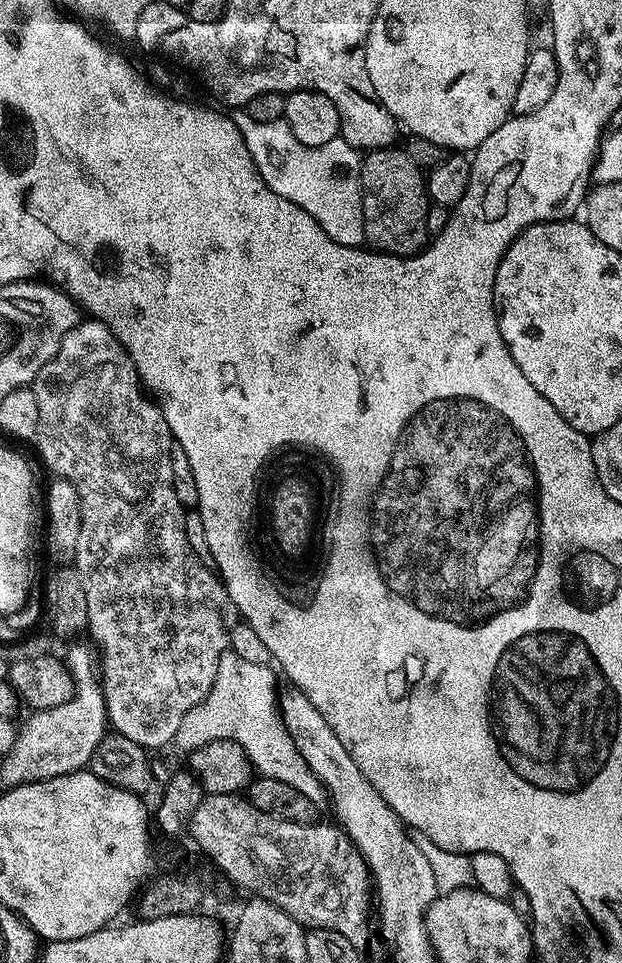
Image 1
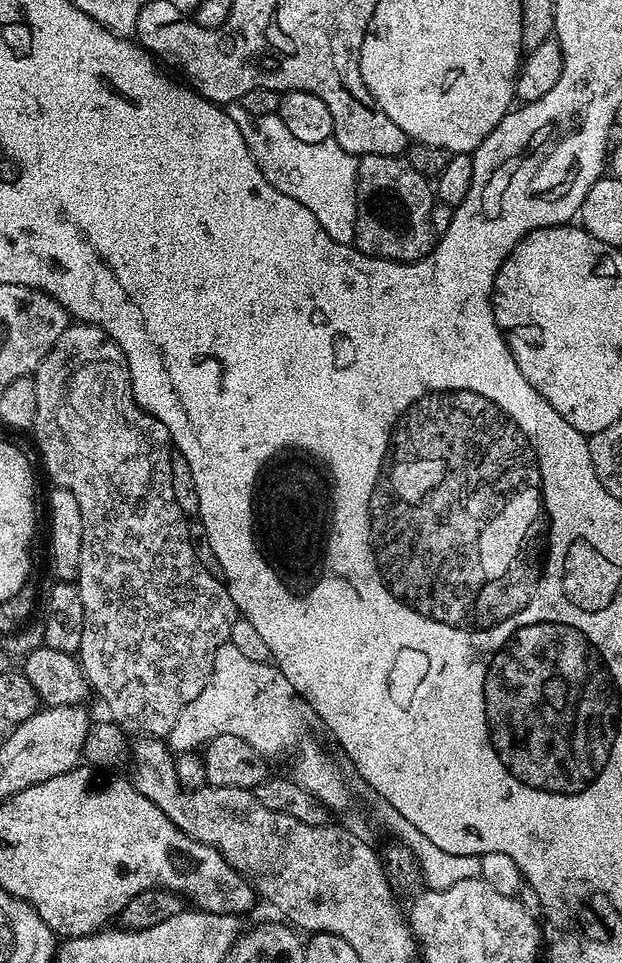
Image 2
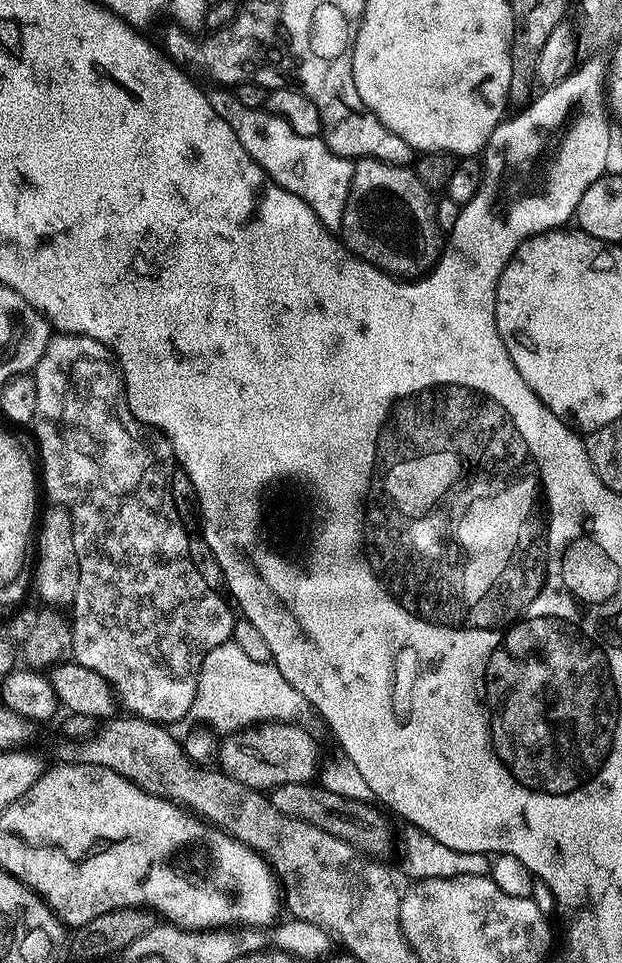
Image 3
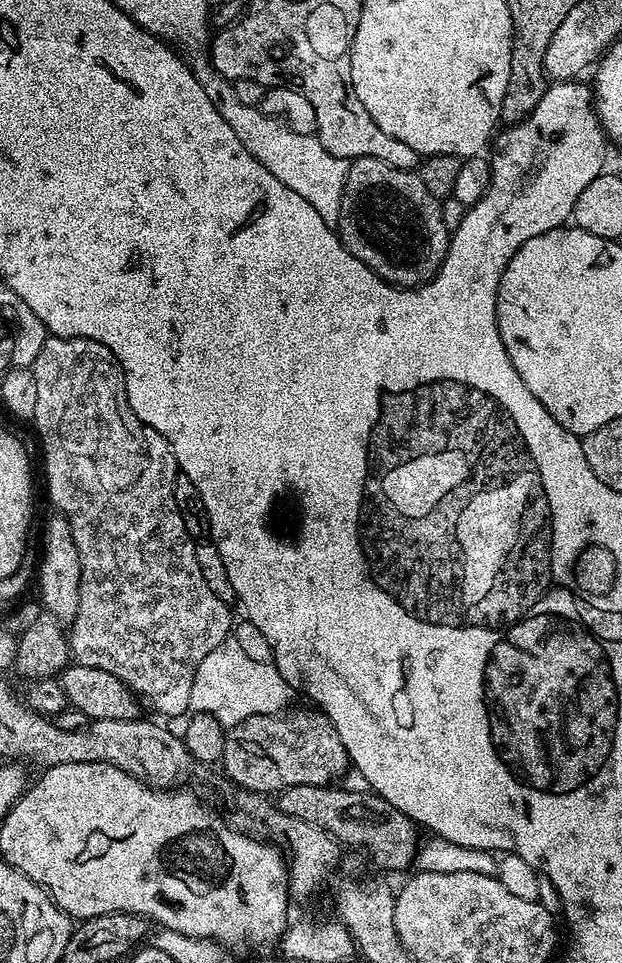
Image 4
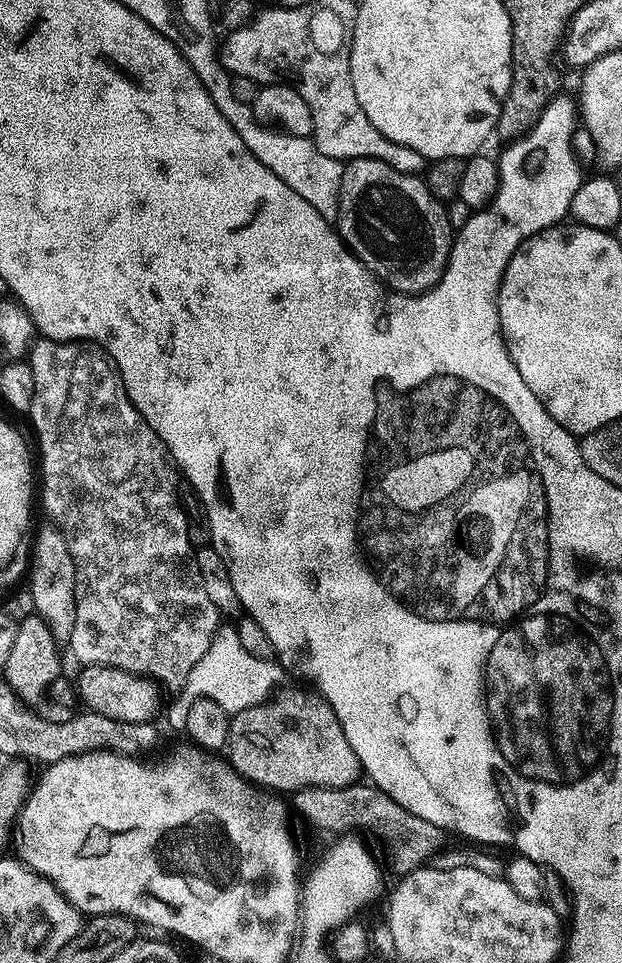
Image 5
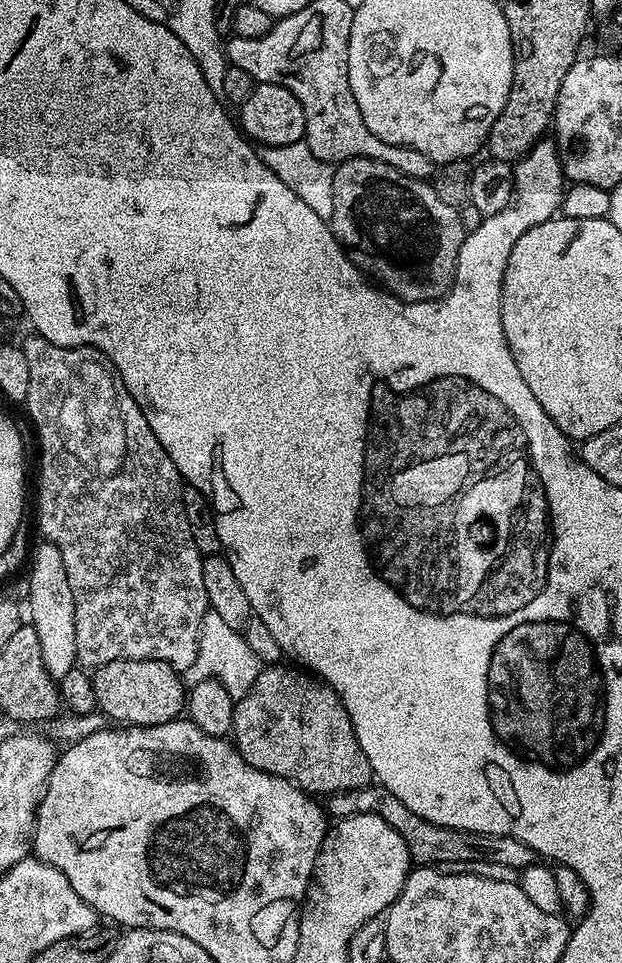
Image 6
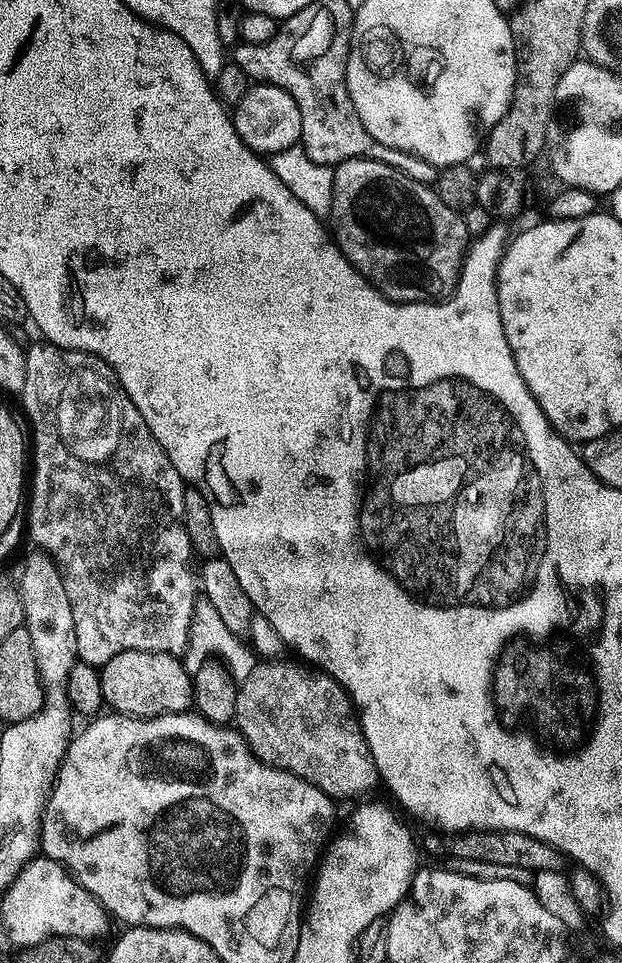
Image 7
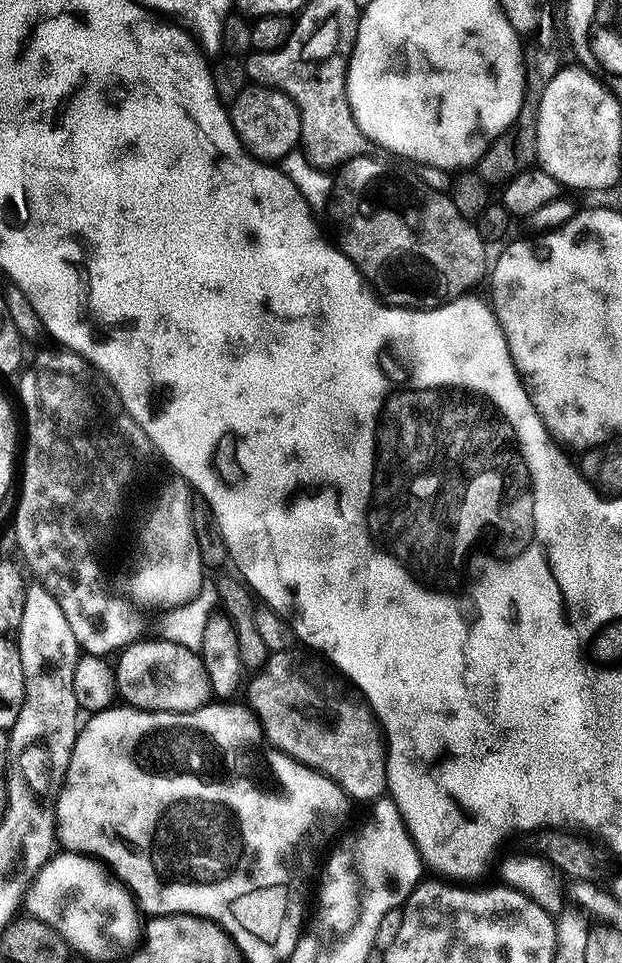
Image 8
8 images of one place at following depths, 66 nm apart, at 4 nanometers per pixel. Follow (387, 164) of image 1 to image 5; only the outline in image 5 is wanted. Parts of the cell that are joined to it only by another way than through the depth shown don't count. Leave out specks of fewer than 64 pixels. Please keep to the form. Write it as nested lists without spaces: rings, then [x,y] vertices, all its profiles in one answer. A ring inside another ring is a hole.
[[[358,158],[344,164],[338,213],[340,239],[344,247],[349,248],[352,255],[358,257],[372,275],[391,291],[397,294],[431,292],[444,277],[452,253],[454,229],[448,221],[447,207],[430,194],[427,184],[420,188],[424,180],[416,184],[421,178],[419,175],[392,176],[392,168],[386,166],[386,162],[379,160],[376,164],[368,164],[369,161],[370,158]]]

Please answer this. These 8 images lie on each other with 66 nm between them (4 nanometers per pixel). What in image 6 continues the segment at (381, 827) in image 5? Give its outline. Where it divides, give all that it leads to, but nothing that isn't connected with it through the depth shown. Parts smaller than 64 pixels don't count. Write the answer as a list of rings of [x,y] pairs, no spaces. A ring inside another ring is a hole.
[[[379,786],[359,788],[353,792],[334,792],[327,797],[327,800],[326,812],[332,818],[353,816],[359,812],[373,812],[386,818],[386,822],[390,822],[390,826],[394,826],[394,830],[402,834],[408,847],[411,863],[416,866],[436,866],[441,863],[439,860],[453,860],[456,863],[453,865],[456,866],[489,864],[523,870],[537,863],[538,860],[538,853],[535,849],[518,838],[510,838],[506,834],[486,834],[485,832],[471,832],[465,828],[438,826],[411,812],[405,804],[398,802],[398,798],[394,798],[394,794],[390,794],[385,788]]]

